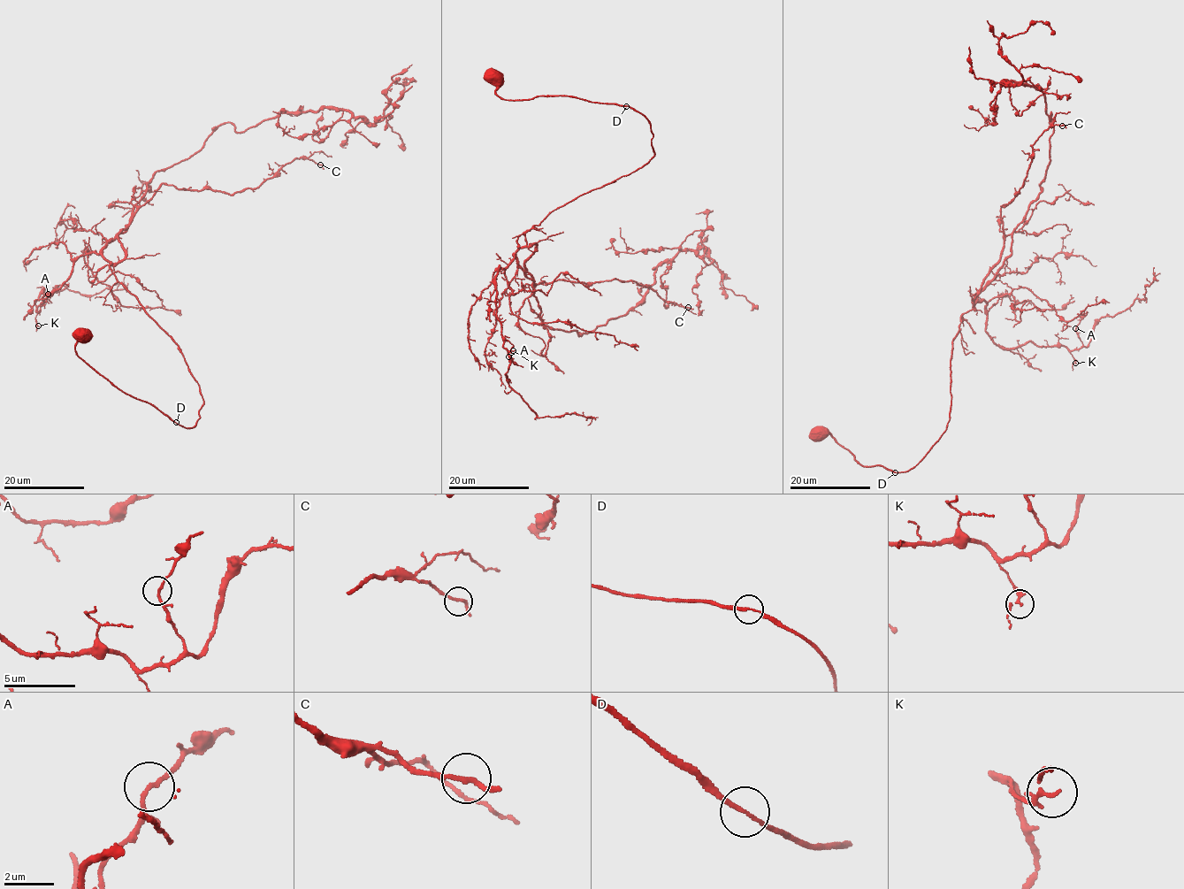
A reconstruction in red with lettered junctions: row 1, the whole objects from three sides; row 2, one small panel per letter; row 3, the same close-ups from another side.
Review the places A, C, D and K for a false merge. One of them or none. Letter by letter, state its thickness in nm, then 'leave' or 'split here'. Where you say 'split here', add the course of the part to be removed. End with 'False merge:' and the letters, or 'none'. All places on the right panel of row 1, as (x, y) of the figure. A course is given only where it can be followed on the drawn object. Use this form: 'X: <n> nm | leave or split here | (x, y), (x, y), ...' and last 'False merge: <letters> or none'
A: 160 nm | leave
C: 180 nm | leave
D: 150 nm | leave
K: 140 nm | leave
False merge: none

